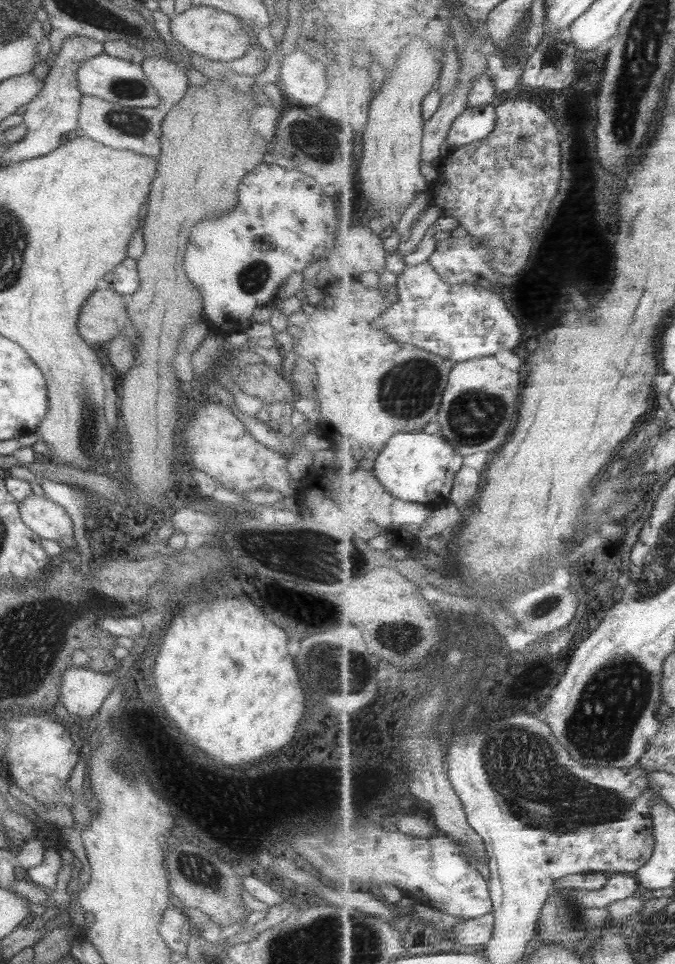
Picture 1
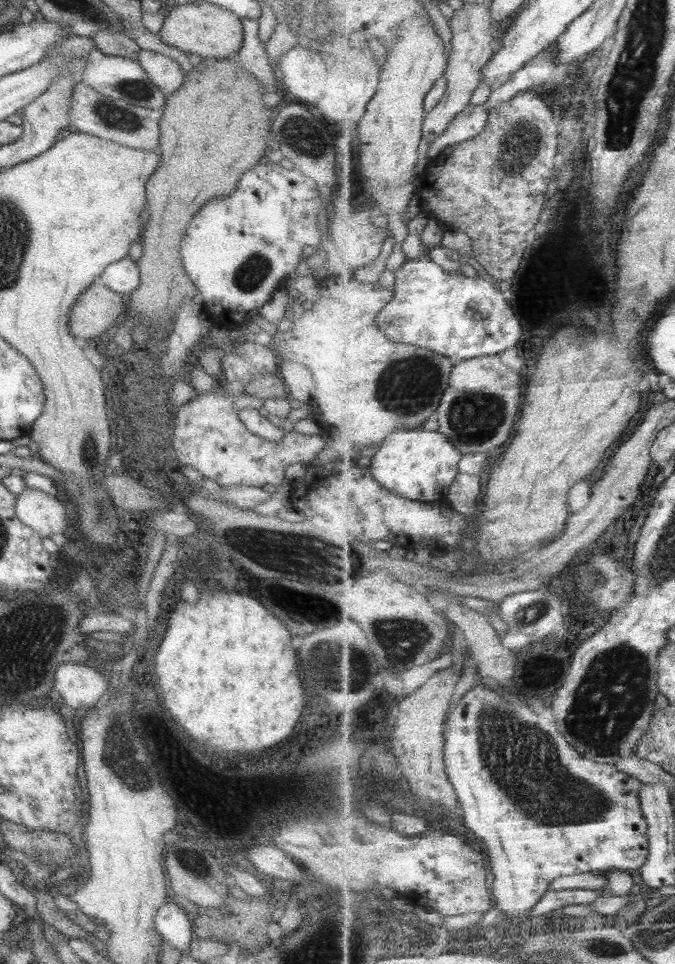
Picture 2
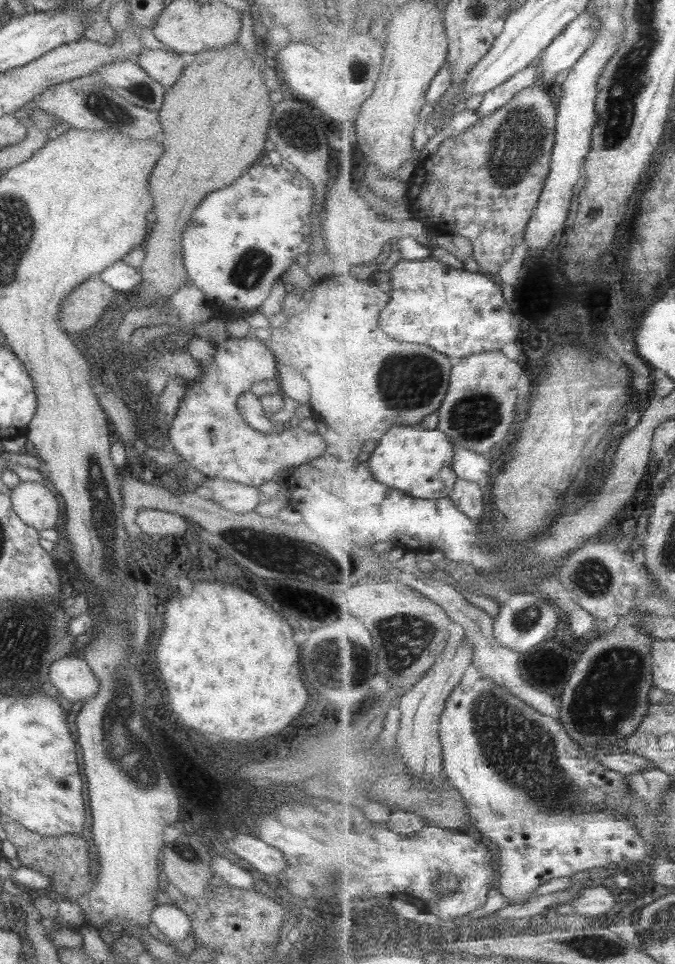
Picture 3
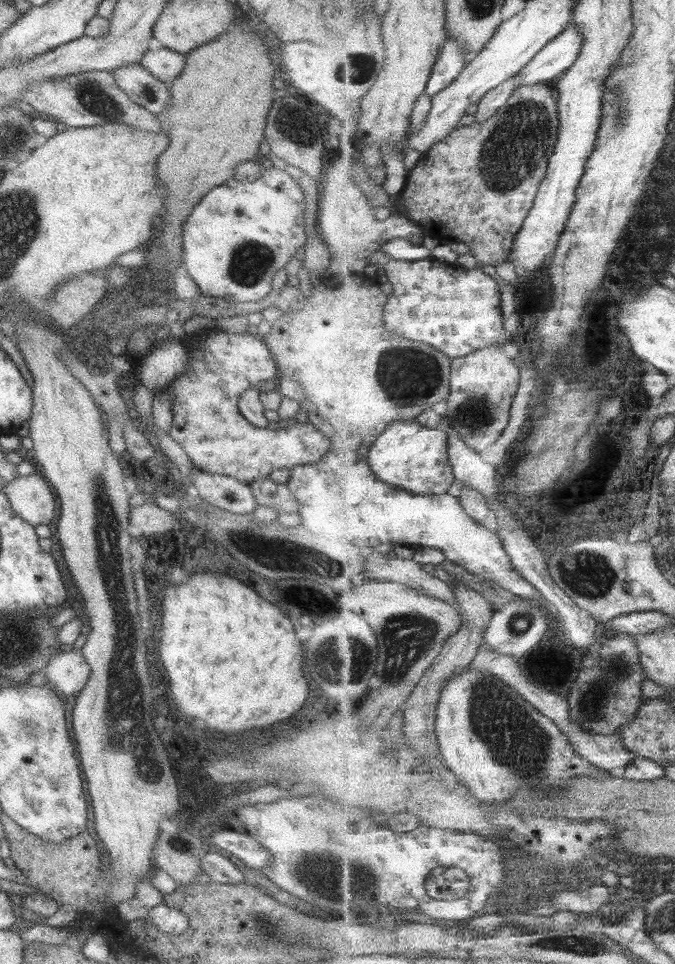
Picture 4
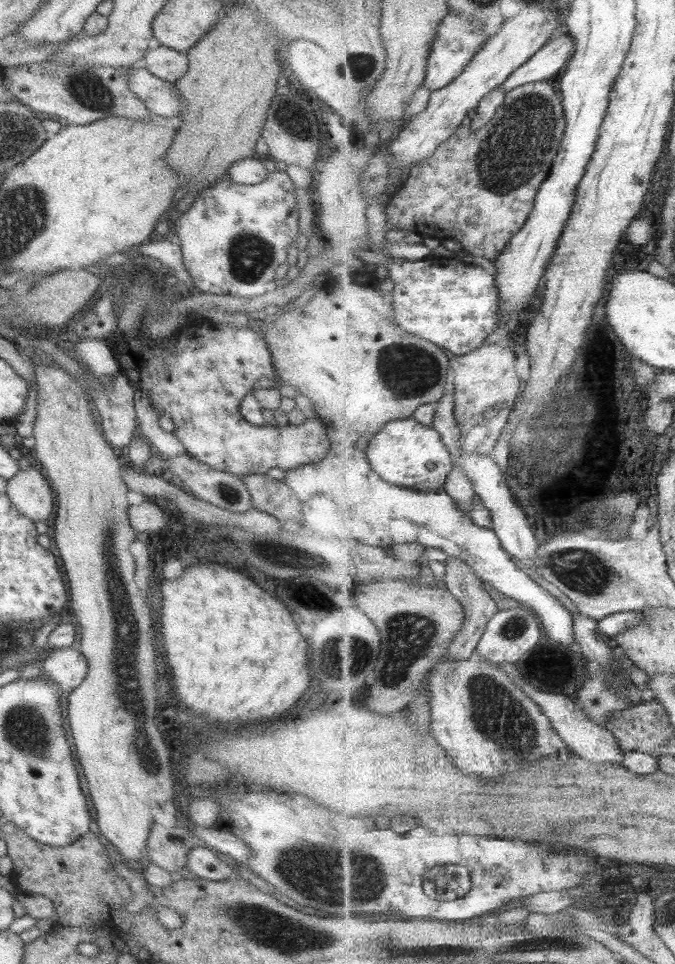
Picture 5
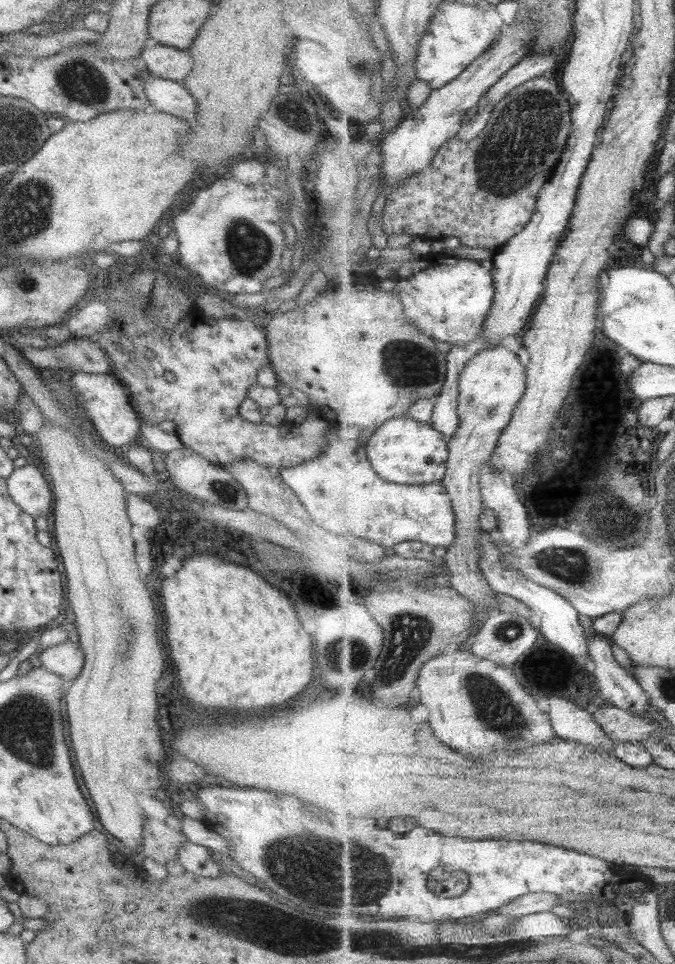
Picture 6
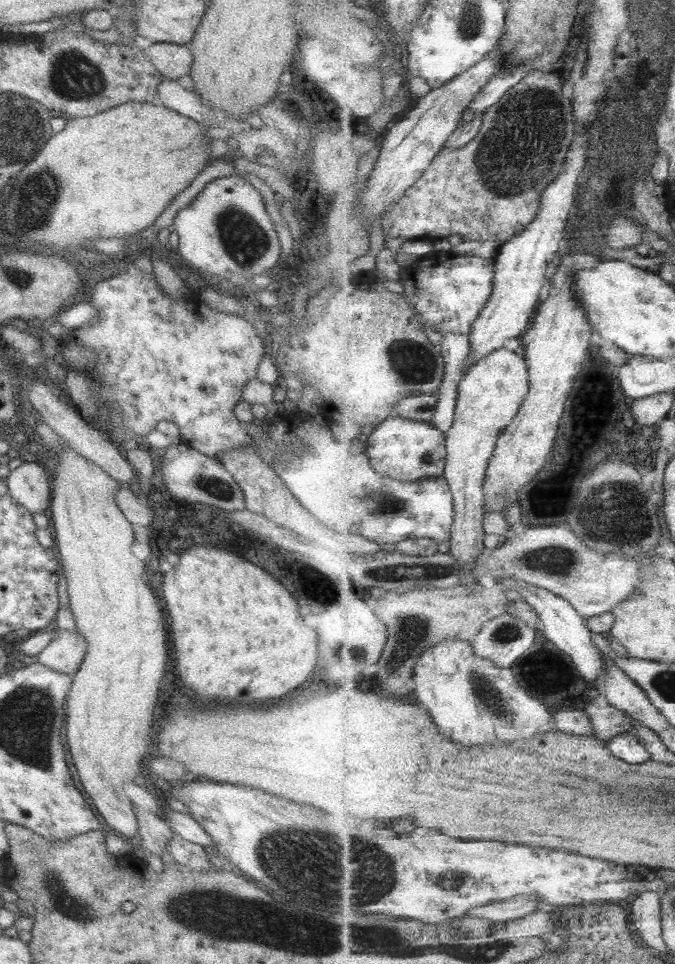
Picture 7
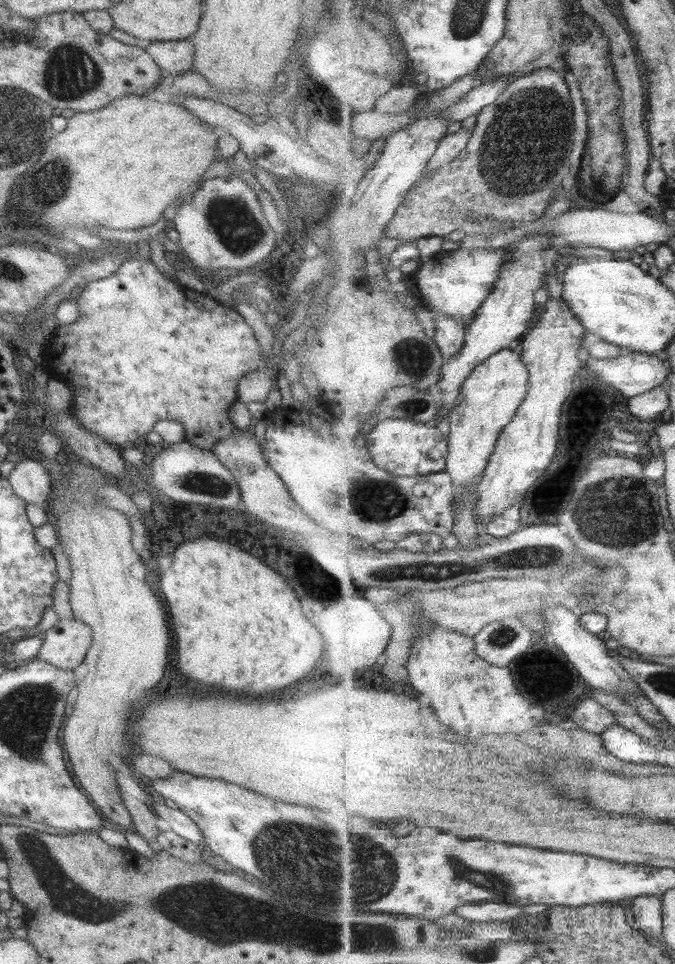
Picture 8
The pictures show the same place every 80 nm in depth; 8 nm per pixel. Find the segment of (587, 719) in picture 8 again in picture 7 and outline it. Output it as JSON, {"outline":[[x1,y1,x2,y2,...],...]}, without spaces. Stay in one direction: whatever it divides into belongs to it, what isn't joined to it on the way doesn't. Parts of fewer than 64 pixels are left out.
{"outline":[[591,701,585,707,584,712,589,715,589,720,597,738,608,742,617,734,631,733,634,730,634,720,624,712,609,704,597,706]]}

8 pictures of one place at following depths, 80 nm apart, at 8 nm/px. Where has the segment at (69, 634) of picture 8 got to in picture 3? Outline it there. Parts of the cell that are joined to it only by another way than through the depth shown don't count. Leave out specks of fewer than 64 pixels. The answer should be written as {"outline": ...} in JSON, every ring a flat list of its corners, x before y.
{"outline":[[65,655,48,668,48,681,53,684,62,702,85,700,98,689,98,682,80,655]]}

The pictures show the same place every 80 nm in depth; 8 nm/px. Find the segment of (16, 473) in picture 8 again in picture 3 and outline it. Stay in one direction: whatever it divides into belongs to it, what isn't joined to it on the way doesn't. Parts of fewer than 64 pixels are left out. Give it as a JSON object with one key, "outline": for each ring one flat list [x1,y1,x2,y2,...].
{"outline":[[19,481,10,492,12,509,27,526,39,531,59,522,62,511,48,484]]}

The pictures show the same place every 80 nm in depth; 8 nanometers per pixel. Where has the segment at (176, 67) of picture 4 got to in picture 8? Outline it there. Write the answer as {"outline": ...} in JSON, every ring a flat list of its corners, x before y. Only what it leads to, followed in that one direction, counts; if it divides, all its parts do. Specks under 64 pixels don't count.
{"outline":[[191,36,176,41,149,42,144,49,161,71,169,75,177,76,179,73,192,69,194,46]]}

